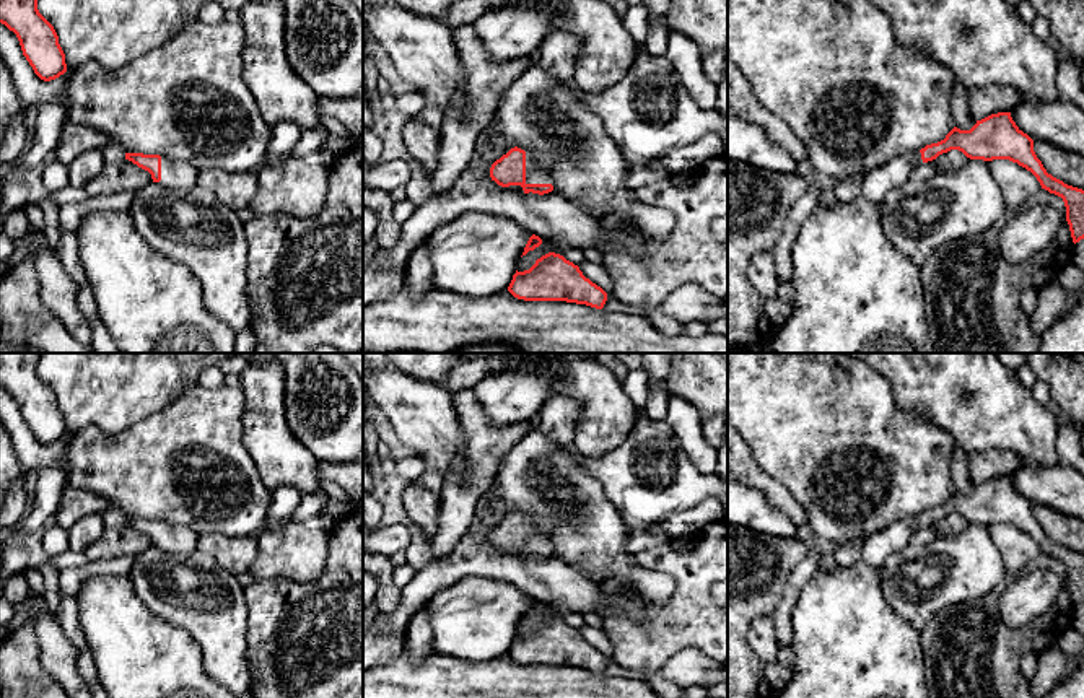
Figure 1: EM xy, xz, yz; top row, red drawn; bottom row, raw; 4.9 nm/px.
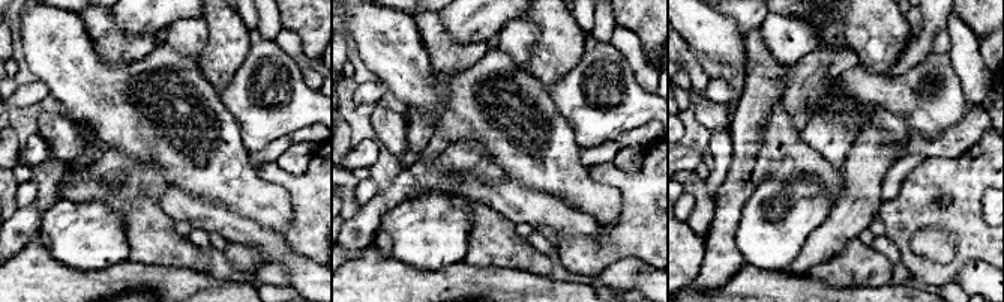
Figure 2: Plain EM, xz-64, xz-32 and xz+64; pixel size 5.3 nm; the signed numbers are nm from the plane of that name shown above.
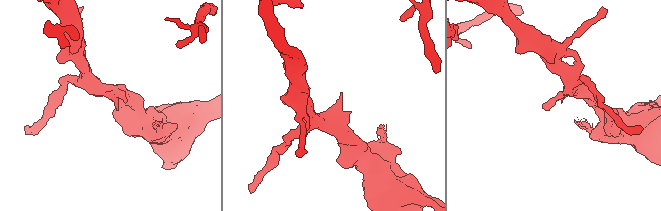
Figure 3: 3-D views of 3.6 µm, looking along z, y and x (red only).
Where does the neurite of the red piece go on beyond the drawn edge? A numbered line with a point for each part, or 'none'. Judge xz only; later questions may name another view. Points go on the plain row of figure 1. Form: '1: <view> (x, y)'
1: xz (534, 539)

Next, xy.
1: xy (176, 539)

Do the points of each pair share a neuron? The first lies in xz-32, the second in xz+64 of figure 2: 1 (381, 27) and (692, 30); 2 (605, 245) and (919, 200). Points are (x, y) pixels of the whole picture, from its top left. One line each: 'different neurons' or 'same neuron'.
1: same neuron
2: same neuron

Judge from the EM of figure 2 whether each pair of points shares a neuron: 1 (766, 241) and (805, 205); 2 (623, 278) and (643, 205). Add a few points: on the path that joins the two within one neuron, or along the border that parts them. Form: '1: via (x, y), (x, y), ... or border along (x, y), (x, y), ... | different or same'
1: via (775, 232), (796, 212) | same
2: border along (646, 263), (634, 257), (622, 257), (598, 274) | different

